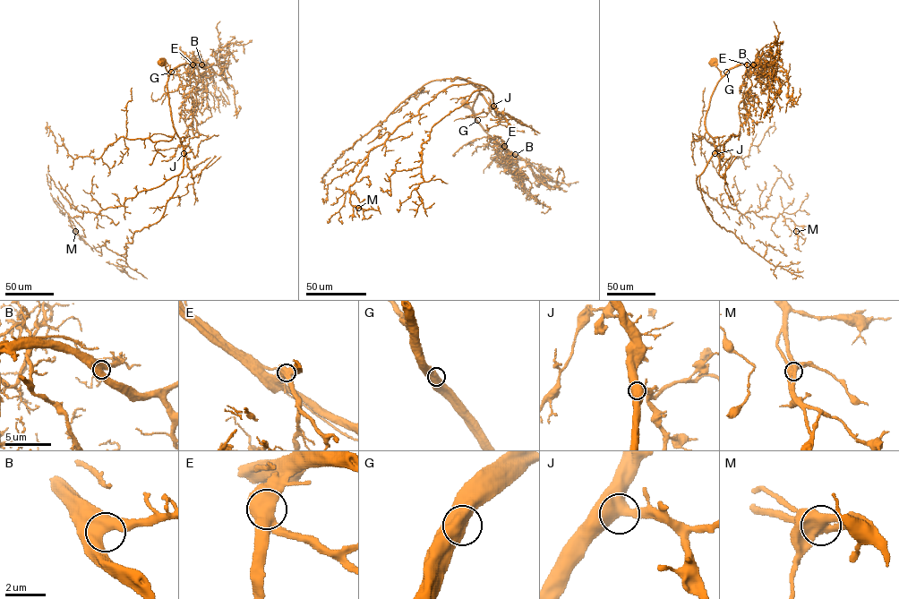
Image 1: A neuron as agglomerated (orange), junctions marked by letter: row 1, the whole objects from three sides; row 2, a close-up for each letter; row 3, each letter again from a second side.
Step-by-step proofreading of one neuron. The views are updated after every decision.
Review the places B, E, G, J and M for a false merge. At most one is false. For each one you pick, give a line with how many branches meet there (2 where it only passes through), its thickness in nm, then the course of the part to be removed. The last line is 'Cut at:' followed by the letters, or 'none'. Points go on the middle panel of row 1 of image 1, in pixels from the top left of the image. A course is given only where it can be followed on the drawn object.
Cut at: none

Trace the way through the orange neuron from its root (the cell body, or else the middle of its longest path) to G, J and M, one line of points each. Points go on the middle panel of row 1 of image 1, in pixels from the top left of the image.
G: (466, 104), (477, 120)
J: (466, 104), (475, 114), (473, 105), (481, 94), (493, 106)
M: (466, 104), (475, 114), (478, 95), (492, 106), (492, 94), (449, 86), (373, 148), (349, 187), (358, 208)

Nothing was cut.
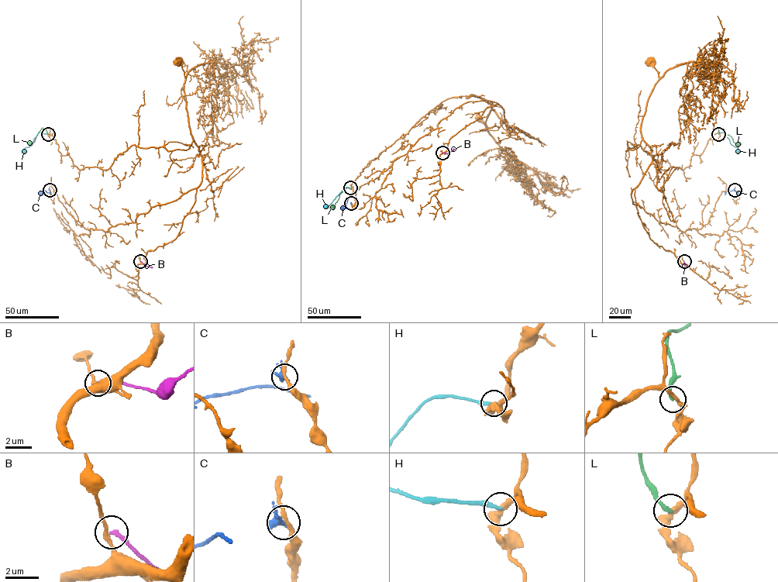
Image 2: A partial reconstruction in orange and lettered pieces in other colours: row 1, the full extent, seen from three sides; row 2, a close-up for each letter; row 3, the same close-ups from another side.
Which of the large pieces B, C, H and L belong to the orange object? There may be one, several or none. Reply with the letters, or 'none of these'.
none of these

